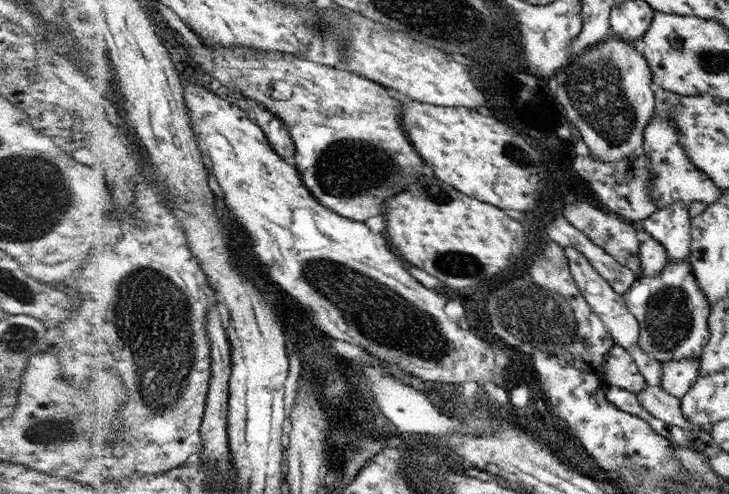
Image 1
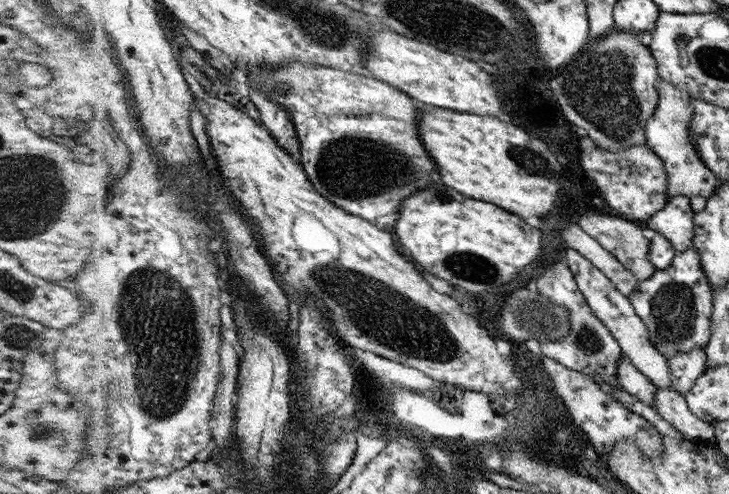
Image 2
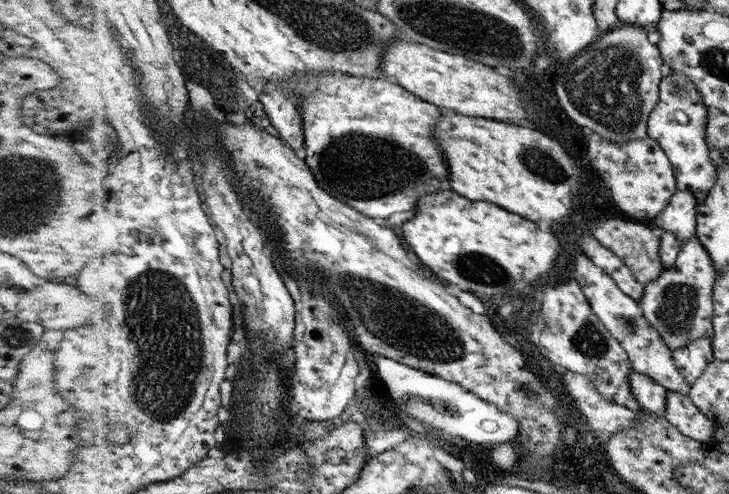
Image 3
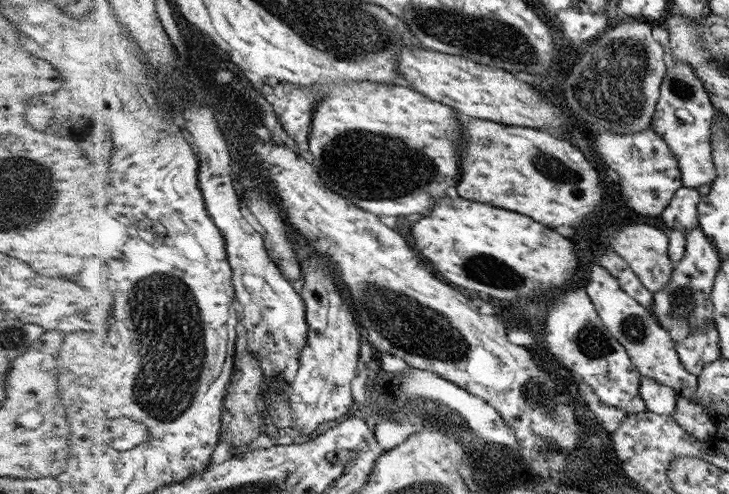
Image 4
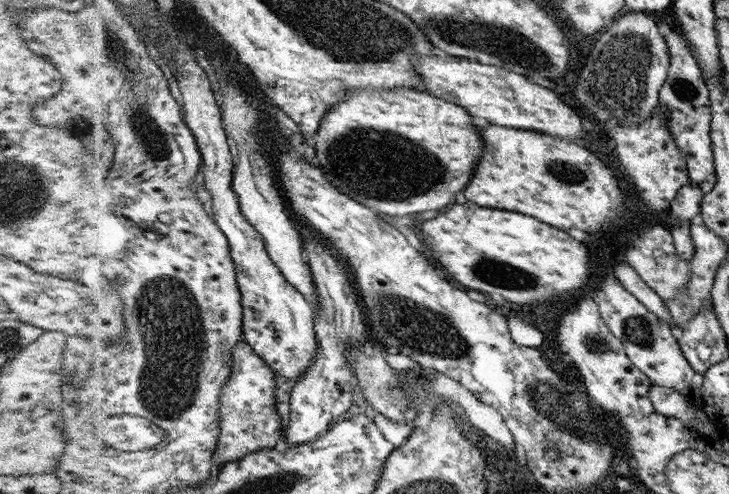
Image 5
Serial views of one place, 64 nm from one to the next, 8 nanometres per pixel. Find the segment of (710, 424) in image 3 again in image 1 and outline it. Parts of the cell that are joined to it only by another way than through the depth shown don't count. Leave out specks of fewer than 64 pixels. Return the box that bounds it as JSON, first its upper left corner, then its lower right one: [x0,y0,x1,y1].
[637,385,711,432]

